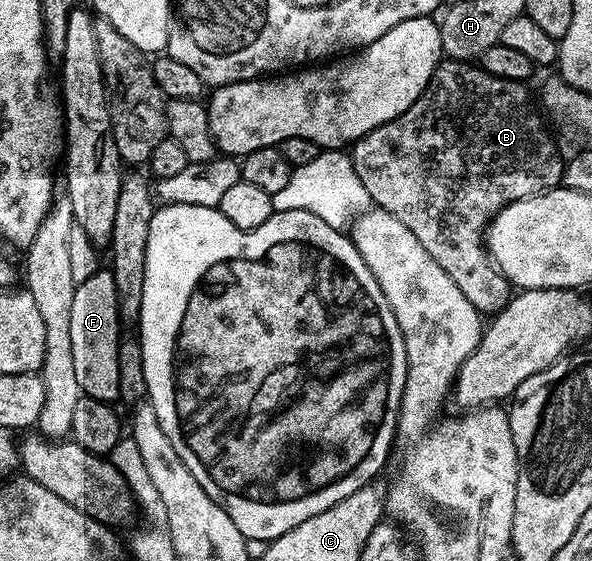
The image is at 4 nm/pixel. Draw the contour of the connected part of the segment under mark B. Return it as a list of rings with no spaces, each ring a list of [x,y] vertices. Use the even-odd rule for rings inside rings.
[[[440,59],[435,66],[435,72],[431,75],[431,81],[427,83],[426,90],[420,94],[417,102],[413,102],[413,106],[409,106],[409,110],[405,110],[397,118],[369,130],[369,134],[365,134],[360,140],[355,141],[349,152],[353,166],[357,170],[357,178],[361,178],[361,186],[365,186],[372,205],[393,214],[393,218],[397,218],[397,222],[405,222],[405,226],[409,226],[409,230],[413,230],[413,234],[417,234],[417,242],[421,242],[421,246],[425,246],[425,250],[429,250],[433,262],[437,262],[437,266],[441,266],[441,270],[445,270],[445,274],[449,274],[449,278],[453,278],[457,290],[461,290],[461,294],[465,294],[465,298],[469,298],[469,302],[473,302],[473,306],[481,314],[494,314],[501,311],[511,301],[513,295],[513,286],[500,274],[487,252],[485,233],[488,224],[505,206],[530,196],[540,196],[542,192],[560,187],[563,182],[564,157],[559,157],[559,148],[555,145],[550,130],[543,125],[543,120],[539,117],[540,109],[533,96],[533,101],[531,101],[527,87],[526,83],[517,80],[497,78],[486,72],[483,67],[476,66],[466,60]]]

